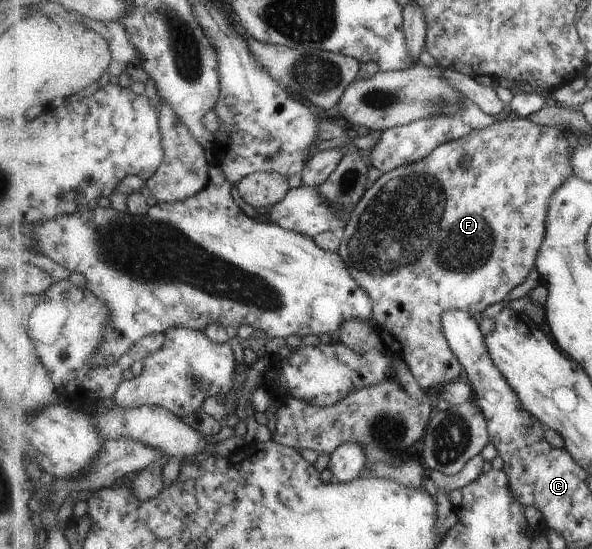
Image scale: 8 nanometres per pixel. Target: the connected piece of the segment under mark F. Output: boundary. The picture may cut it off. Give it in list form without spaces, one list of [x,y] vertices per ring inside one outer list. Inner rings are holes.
[[[520,117],[507,121],[502,120],[490,127],[473,131],[458,141],[454,140],[441,145],[422,161],[386,172],[369,186],[360,201],[356,203],[356,207],[350,211],[346,227],[342,229],[342,243],[337,252],[344,258],[351,276],[368,291],[372,298],[374,302],[373,316],[377,321],[375,327],[383,337],[385,345],[406,363],[423,391],[433,391],[434,388],[450,384],[451,381],[462,375],[462,371],[465,371],[449,341],[441,334],[444,313],[454,309],[464,310],[478,316],[488,305],[494,305],[502,299],[507,299],[506,295],[514,287],[524,283],[528,279],[530,271],[537,267],[537,257],[547,236],[547,215],[549,214],[551,197],[557,189],[560,189],[560,186],[563,186],[575,175],[571,162],[571,151],[566,131],[562,127],[538,125],[532,123],[530,119]],[[466,156],[471,157],[471,164],[463,164]]]

